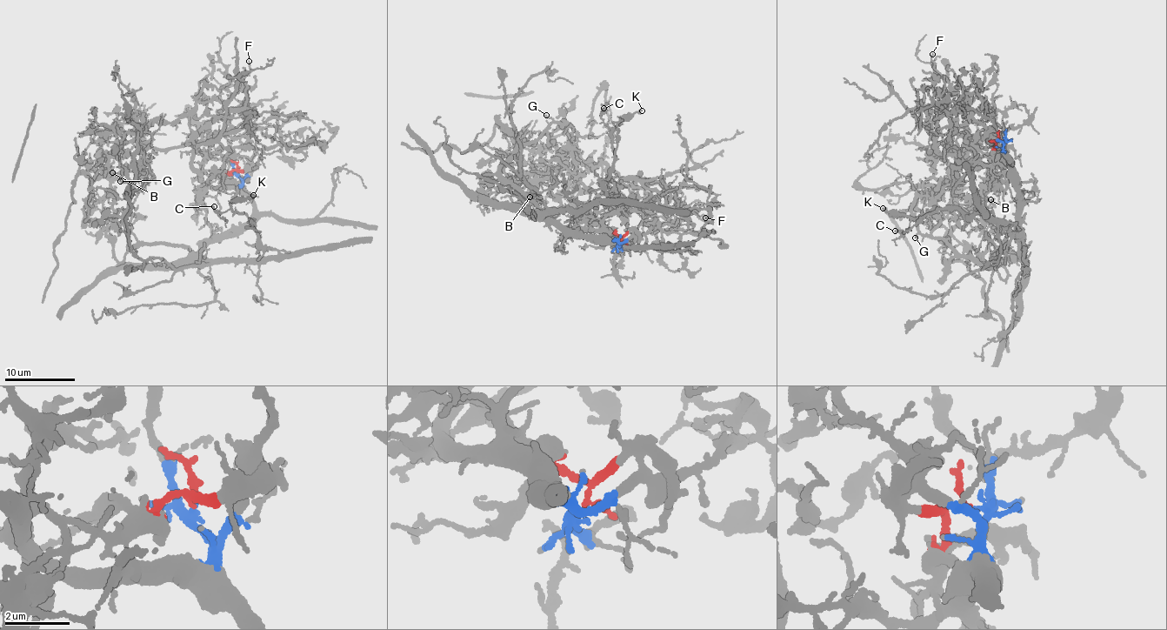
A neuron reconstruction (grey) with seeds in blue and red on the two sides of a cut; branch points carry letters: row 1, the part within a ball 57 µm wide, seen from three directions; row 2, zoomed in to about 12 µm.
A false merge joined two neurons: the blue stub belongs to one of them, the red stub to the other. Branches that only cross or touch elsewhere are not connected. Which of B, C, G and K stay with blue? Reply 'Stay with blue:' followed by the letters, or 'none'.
Stay with blue: C, G, K

